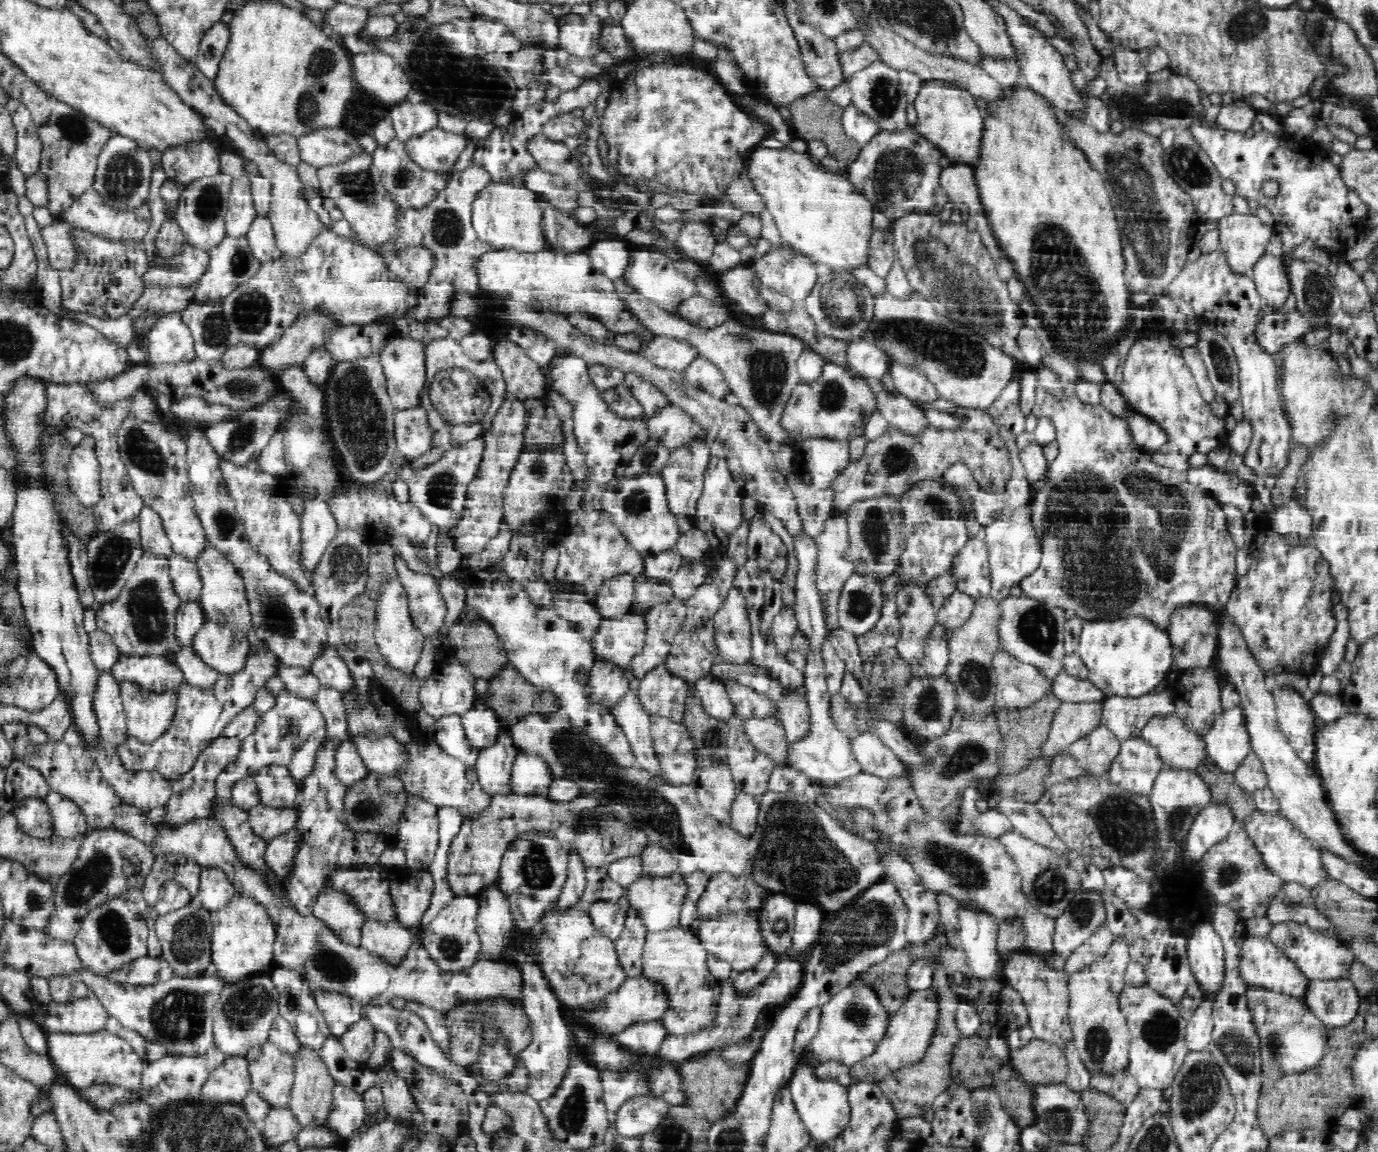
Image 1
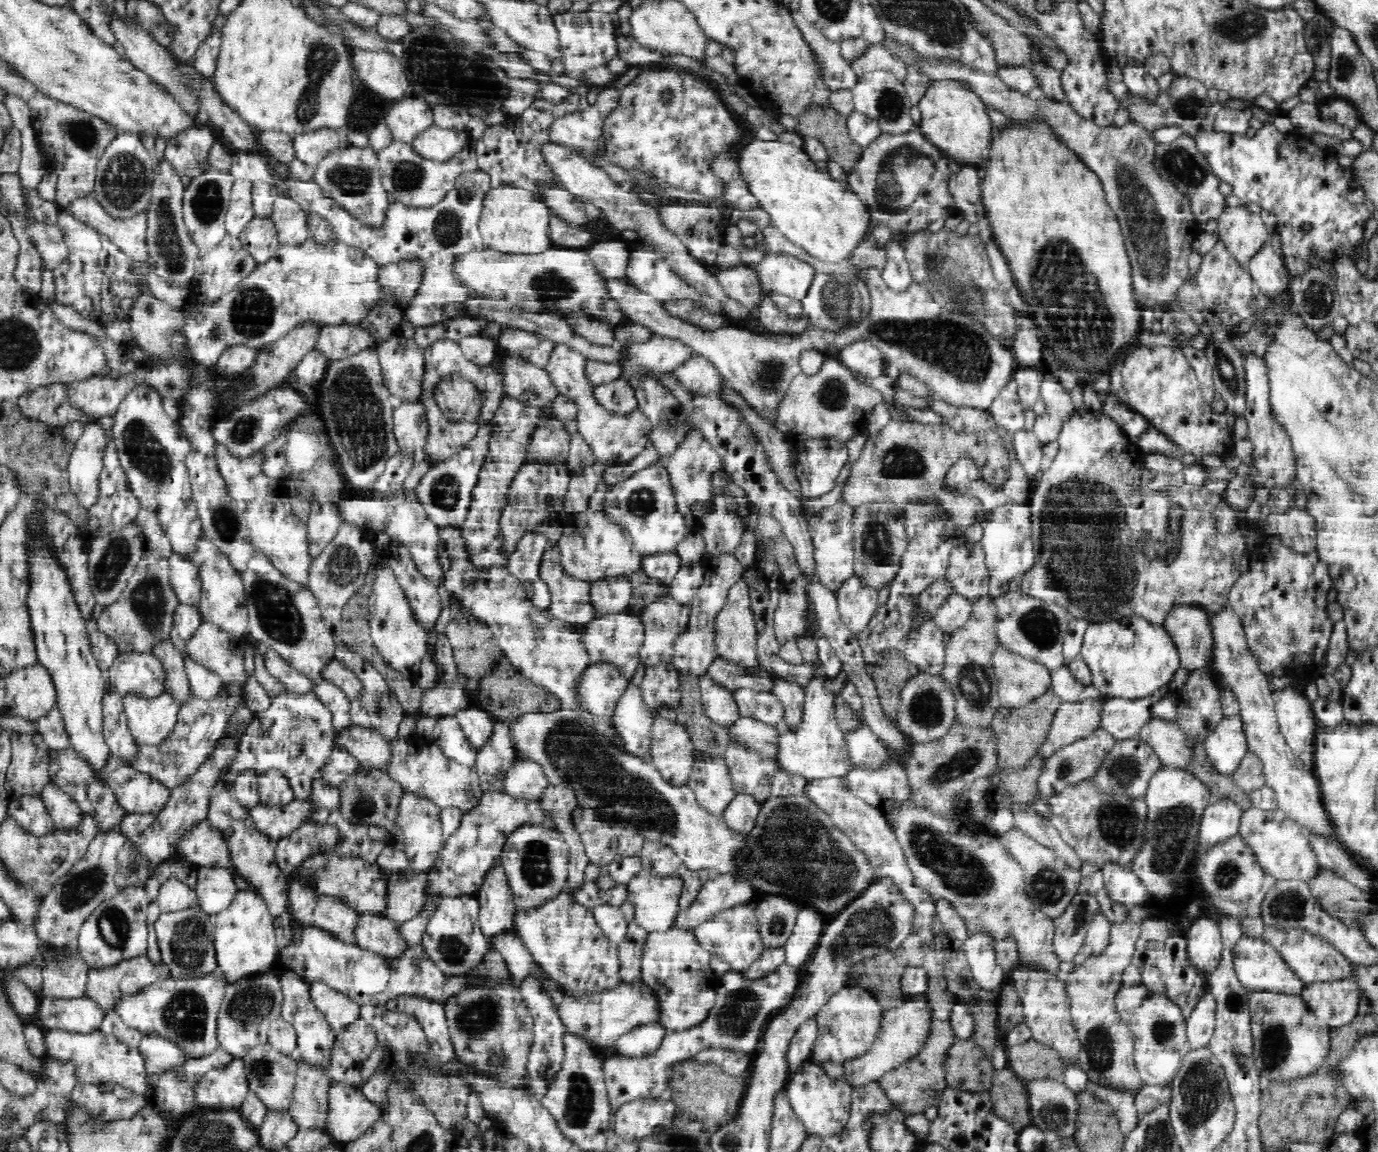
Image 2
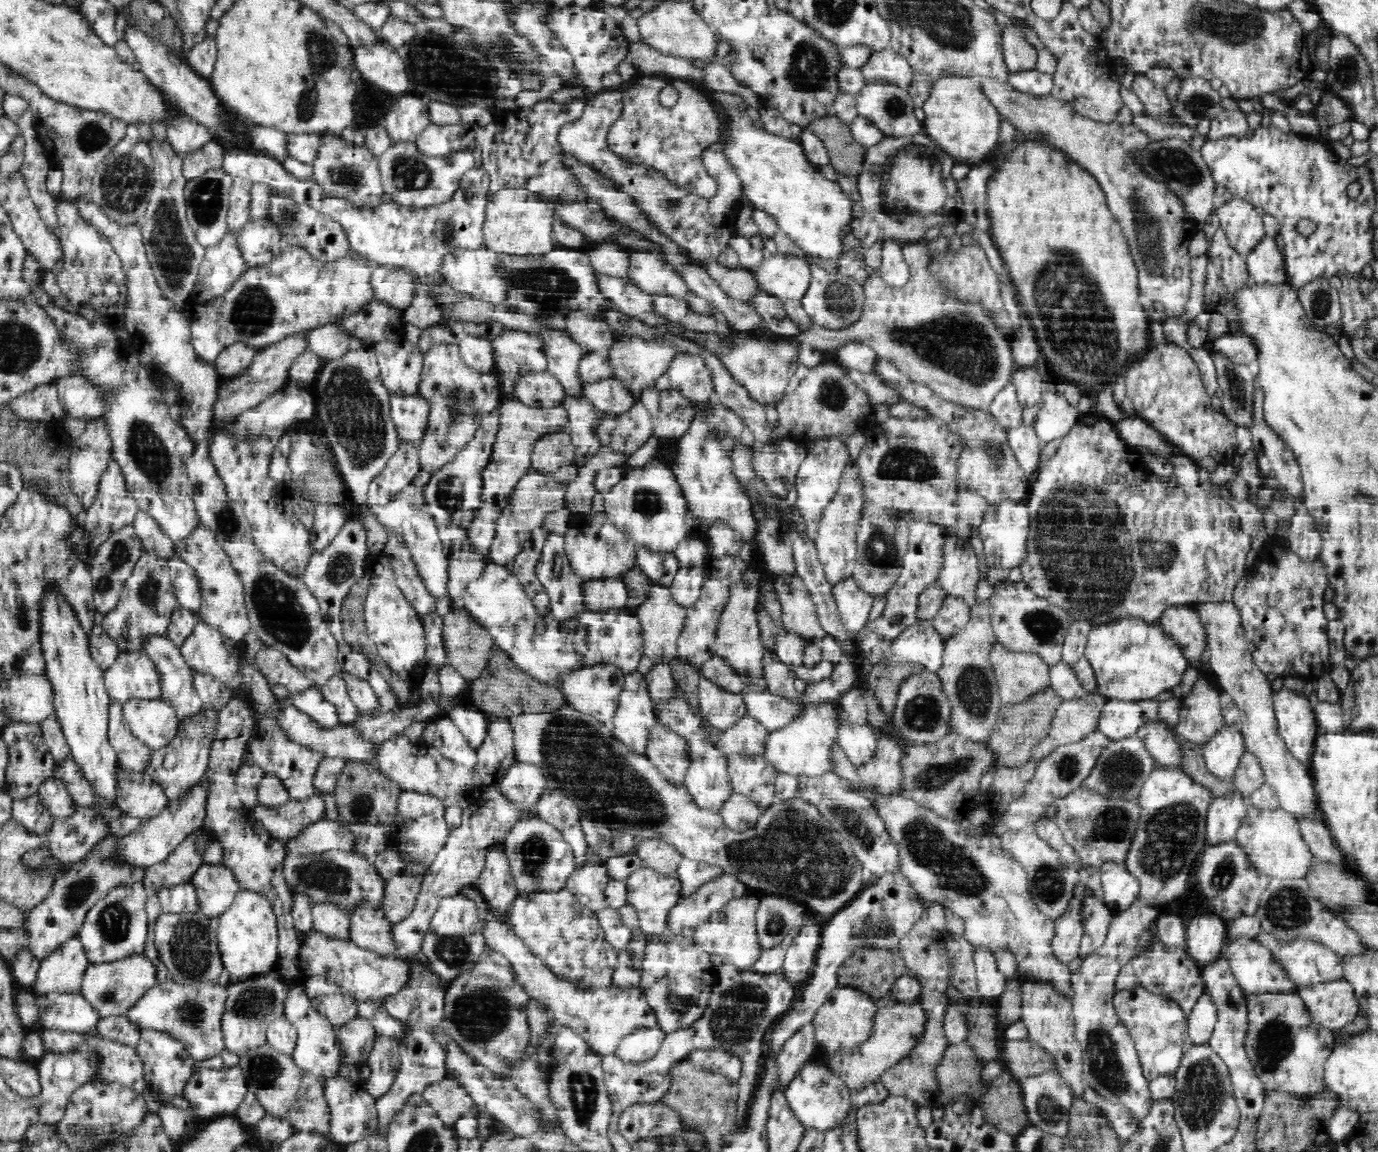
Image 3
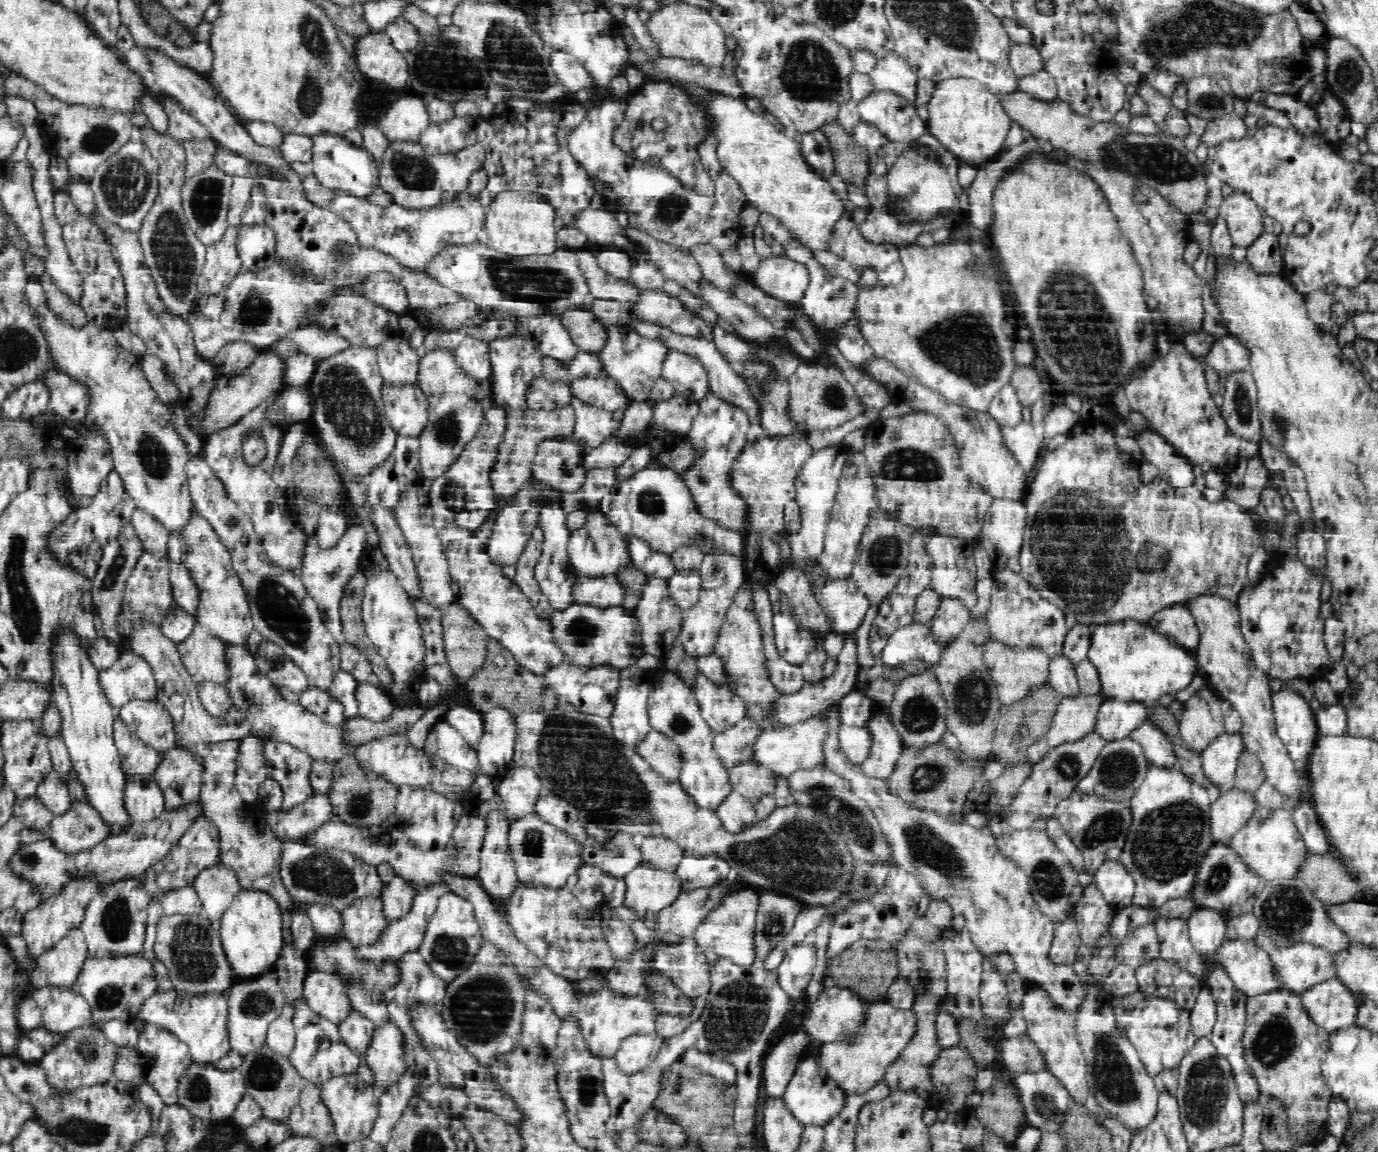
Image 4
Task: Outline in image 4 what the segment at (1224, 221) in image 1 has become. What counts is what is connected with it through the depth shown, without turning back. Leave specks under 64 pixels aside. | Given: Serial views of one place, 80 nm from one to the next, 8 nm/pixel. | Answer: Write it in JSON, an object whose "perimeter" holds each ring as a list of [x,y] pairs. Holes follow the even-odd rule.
{"perimeter":[[[1233,191],[1222,198],[1219,214],[1226,219],[1236,247],[1247,249],[1258,238],[1263,231],[1262,211],[1246,191]]]}

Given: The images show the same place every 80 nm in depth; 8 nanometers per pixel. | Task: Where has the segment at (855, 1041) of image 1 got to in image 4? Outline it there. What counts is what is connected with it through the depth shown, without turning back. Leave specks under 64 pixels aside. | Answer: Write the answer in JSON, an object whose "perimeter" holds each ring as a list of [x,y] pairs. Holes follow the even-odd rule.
{"perimeter":[[[827,985],[819,993],[815,1002],[808,1003],[808,1016],[802,1024],[802,1029],[812,1038],[812,1041],[820,1043],[843,1039],[859,1029],[867,1006],[868,1002],[852,994],[850,990]]]}

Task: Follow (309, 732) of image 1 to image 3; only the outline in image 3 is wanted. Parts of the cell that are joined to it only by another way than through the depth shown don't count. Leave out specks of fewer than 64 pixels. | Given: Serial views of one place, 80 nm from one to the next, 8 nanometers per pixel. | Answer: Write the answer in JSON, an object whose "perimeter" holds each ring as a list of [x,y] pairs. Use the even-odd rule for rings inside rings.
{"perimeter":[[[310,687],[301,693],[289,693],[288,698],[280,702],[285,702],[286,705],[292,703],[294,707],[316,719],[319,726],[334,728],[341,725],[338,719],[338,707],[326,701],[320,688]],[[269,717],[266,718],[266,721],[256,725],[254,731],[252,731],[251,738],[247,743],[244,762],[256,764],[267,775],[273,775],[275,778],[278,778],[284,785],[284,788],[286,788],[288,799],[293,802],[301,802],[318,794],[316,789],[314,789],[313,778],[322,759],[316,753],[312,753],[312,750],[288,741],[282,735],[282,731],[279,730],[274,717]]]}

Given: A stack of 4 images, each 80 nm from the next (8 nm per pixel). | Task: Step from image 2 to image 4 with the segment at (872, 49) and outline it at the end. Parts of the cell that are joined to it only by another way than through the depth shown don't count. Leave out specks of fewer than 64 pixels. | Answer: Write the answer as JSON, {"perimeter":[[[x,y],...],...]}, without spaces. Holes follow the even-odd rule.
{"perimeter":[[[895,53],[880,59],[878,66],[874,68],[874,72],[870,72],[869,77],[877,90],[887,90],[887,92],[903,98],[907,104],[916,106],[918,77],[910,65]]]}

